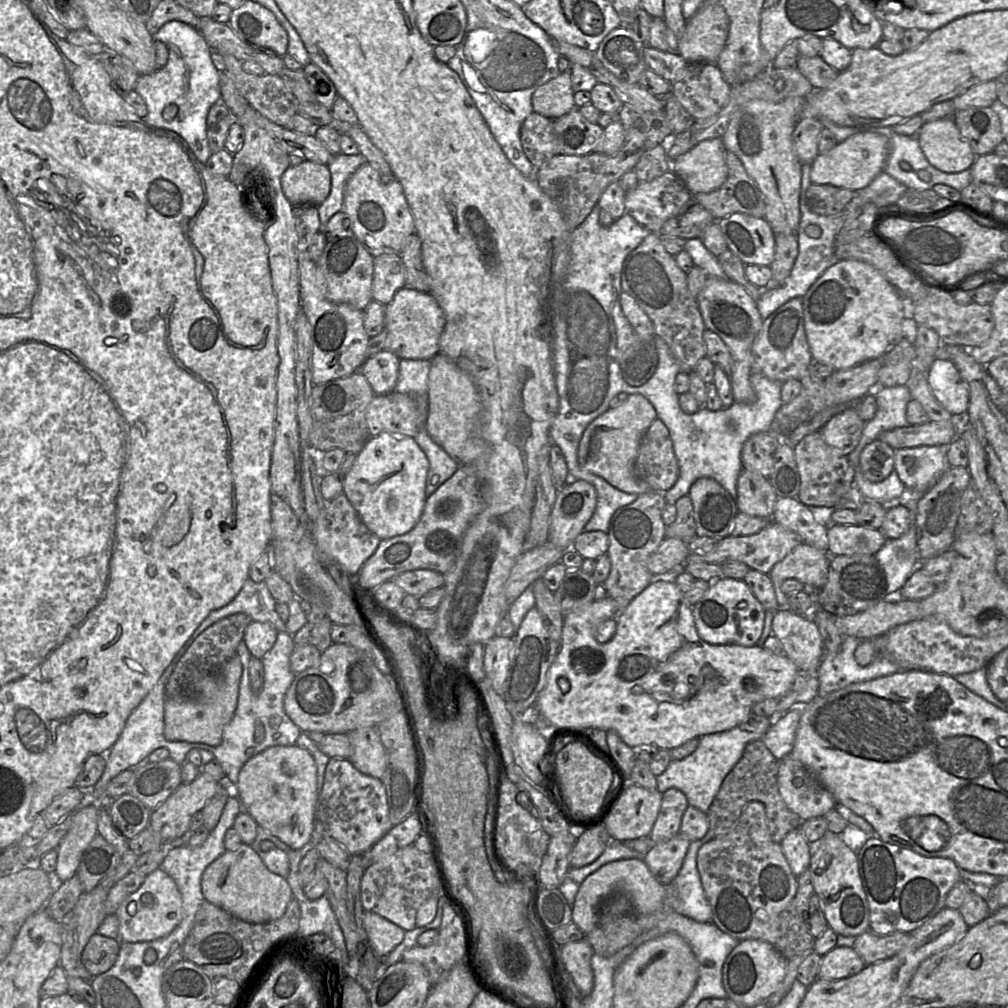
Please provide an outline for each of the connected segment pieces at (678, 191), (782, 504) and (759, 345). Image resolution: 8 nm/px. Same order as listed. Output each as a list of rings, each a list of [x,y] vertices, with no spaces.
[[[670,169],[652,181],[638,182],[633,190],[627,192],[624,199],[625,211],[651,233],[657,233],[666,221],[680,212],[690,198],[692,198],[690,191]]]
[[[777,498],[772,520],[800,535],[803,543],[828,550],[828,526],[818,523],[809,507],[798,499]]]
[[[793,298],[763,320],[762,327],[752,346],[752,373],[785,382],[788,379],[801,380],[803,373],[814,362],[807,342],[802,298]]]

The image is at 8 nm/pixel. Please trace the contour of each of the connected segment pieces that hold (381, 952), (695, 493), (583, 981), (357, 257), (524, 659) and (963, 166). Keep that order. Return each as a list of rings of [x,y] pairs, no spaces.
[[[364,910],[363,925],[369,943],[379,958],[385,958],[405,936],[400,926],[371,911]]]
[[[710,477],[697,479],[690,487],[698,537],[724,538],[731,529],[738,513],[736,501],[716,480]]]
[[[585,938],[562,945],[558,952],[561,964],[571,975],[583,997],[589,995],[594,986],[591,967],[593,954],[593,948]]]
[[[342,210],[321,226],[326,245],[316,261],[316,277],[324,297],[332,303],[348,304],[364,311],[372,301],[374,257],[365,249],[352,230],[352,222]]]
[[[533,607],[526,613],[516,631],[514,645],[508,675],[501,692],[498,693],[513,717],[520,716],[535,704],[540,691],[546,684],[547,672],[557,657],[560,642],[550,638],[540,612]]]
[[[951,117],[924,123],[916,138],[928,162],[945,173],[970,169],[977,158]]]

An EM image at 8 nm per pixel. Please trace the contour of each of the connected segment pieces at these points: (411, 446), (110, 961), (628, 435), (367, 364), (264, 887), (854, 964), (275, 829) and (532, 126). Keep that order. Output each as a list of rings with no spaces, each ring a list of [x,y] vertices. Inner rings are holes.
[[[381,432],[371,436],[357,453],[350,471],[345,475],[342,493],[370,531],[381,540],[389,539],[408,533],[418,523],[427,499],[425,488],[428,470],[429,461],[414,437]]]
[[[98,933],[93,934],[81,955],[84,967],[92,976],[108,971],[115,963],[121,941]]]
[[[629,394],[621,405],[609,408],[587,426],[578,445],[578,464],[621,491],[636,495],[652,491],[637,476],[634,465],[643,436],[656,418],[656,410],[649,400],[641,394]]]
[[[388,350],[379,351],[366,358],[360,371],[375,395],[394,391],[399,375],[399,362],[400,358]]]
[[[244,843],[235,850],[226,850],[206,867],[201,887],[205,900],[248,923],[279,919],[294,897],[288,881],[271,872],[252,847]]]
[[[834,947],[822,956],[818,978],[839,980],[859,973],[866,966],[853,947]]]
[[[271,746],[251,757],[241,768],[232,791],[259,826],[287,844],[300,849],[310,843],[318,805],[317,765],[312,755],[299,746]]]
[[[532,112],[522,123],[520,142],[524,154],[535,168],[558,154],[553,120]]]

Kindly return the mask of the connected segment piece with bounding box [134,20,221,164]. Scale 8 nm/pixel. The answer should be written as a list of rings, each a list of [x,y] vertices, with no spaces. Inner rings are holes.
[[[181,21],[165,23],[152,37],[167,45],[169,57],[163,68],[138,78],[134,90],[145,100],[148,110],[143,120],[152,127],[179,135],[205,164],[212,155],[207,140],[207,115],[211,106],[221,99],[220,72],[211,60],[211,48],[197,29]],[[168,105],[177,106],[177,114],[171,121],[166,121],[162,115]]]

